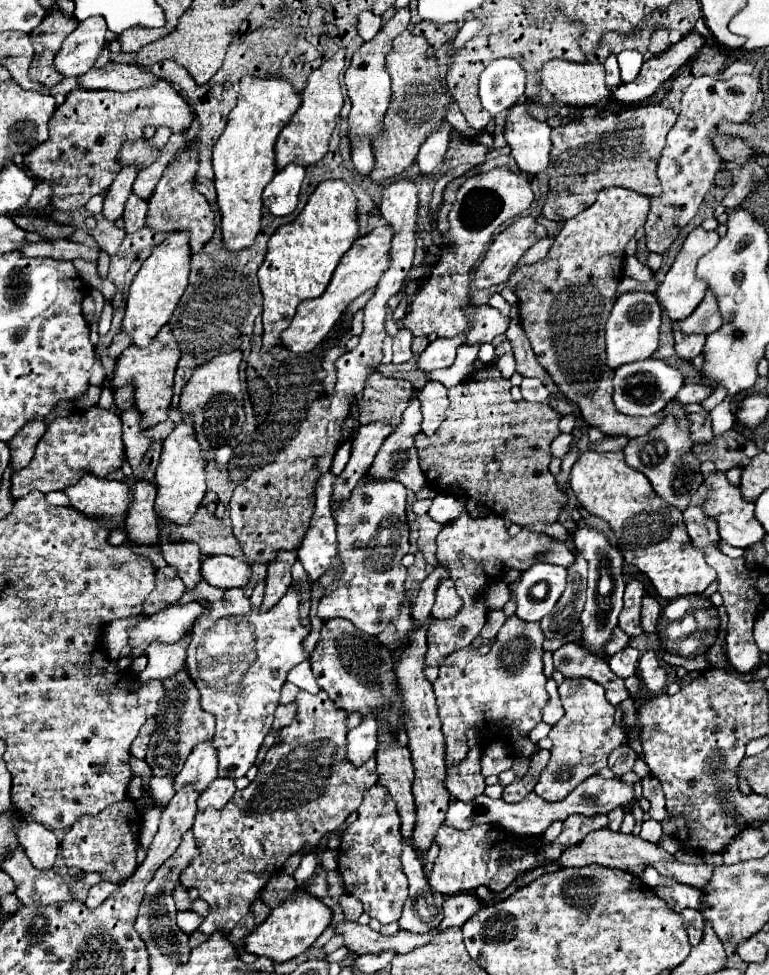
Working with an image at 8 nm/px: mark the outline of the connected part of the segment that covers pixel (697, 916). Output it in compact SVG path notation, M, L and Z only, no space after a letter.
M683 910L681 912L683 920L685 920L685 930L687 930L687 936L689 936L689 944L691 946L697 946L701 936L703 936L703 916L699 910Z

